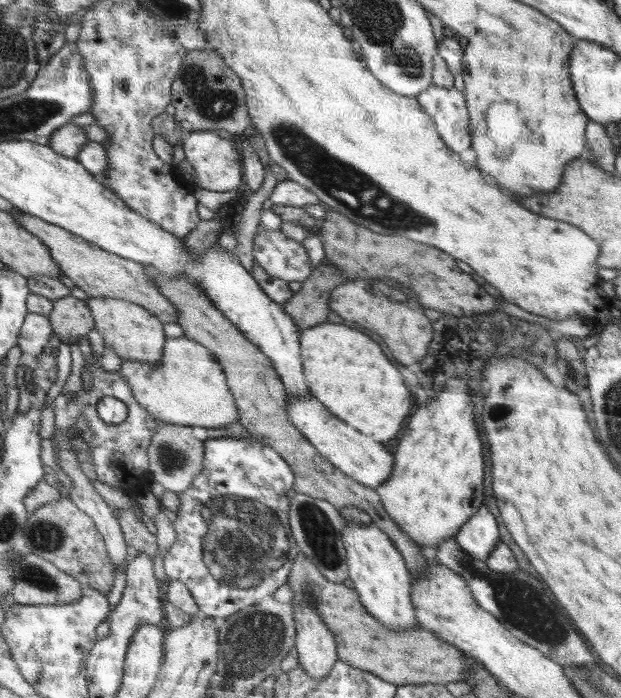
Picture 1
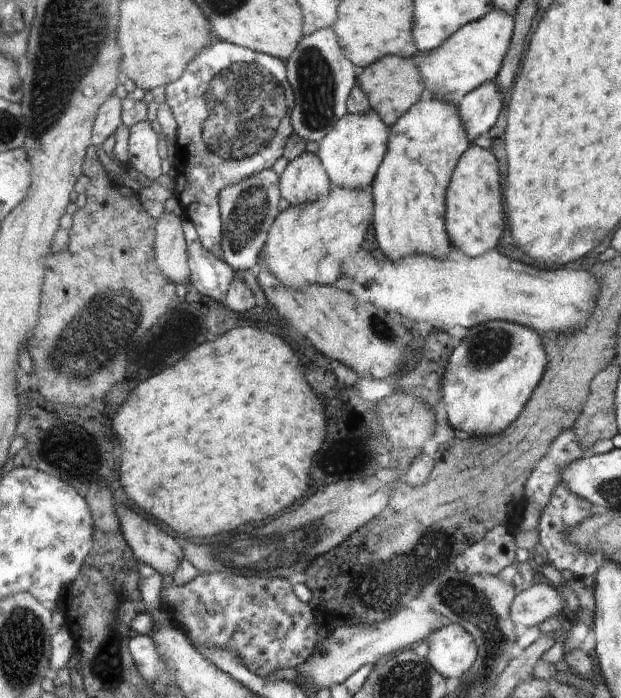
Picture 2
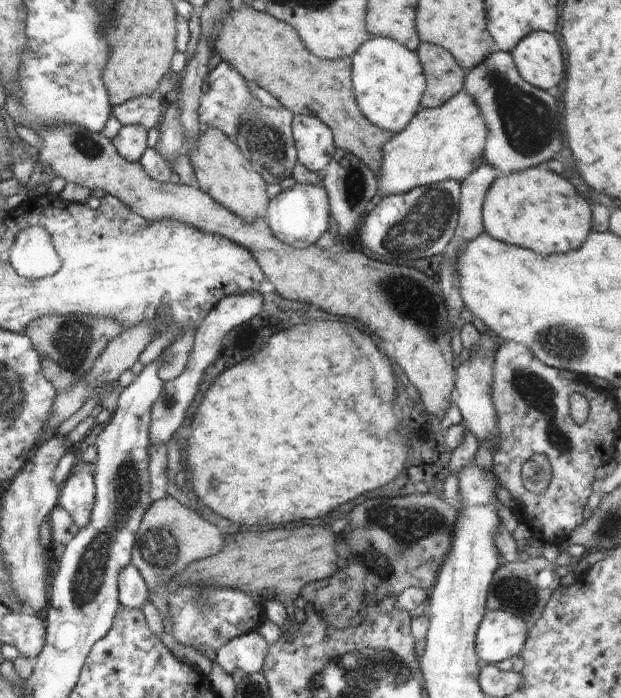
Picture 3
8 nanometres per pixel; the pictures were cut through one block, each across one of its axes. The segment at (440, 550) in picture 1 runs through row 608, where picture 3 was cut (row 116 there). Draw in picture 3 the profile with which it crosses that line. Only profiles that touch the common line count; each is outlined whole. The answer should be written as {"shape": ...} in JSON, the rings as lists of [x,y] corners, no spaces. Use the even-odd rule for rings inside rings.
{"shape":[[[496,49],[482,64],[467,71],[464,91],[476,99],[487,121],[490,134],[485,162],[495,168],[496,176],[546,165],[566,149],[565,118],[560,114],[560,120],[556,120],[554,96],[520,76],[511,52]]]}

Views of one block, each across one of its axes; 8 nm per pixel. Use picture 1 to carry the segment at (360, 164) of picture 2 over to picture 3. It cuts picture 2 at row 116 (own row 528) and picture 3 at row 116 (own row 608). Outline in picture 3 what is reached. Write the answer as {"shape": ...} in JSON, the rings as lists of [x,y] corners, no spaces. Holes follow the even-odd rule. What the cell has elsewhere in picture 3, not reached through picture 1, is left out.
{"shape":[[[388,37],[368,39],[351,56],[356,100],[372,124],[393,134],[403,131],[422,108],[422,98],[427,90],[426,74],[418,52],[412,51],[400,41]]]}

